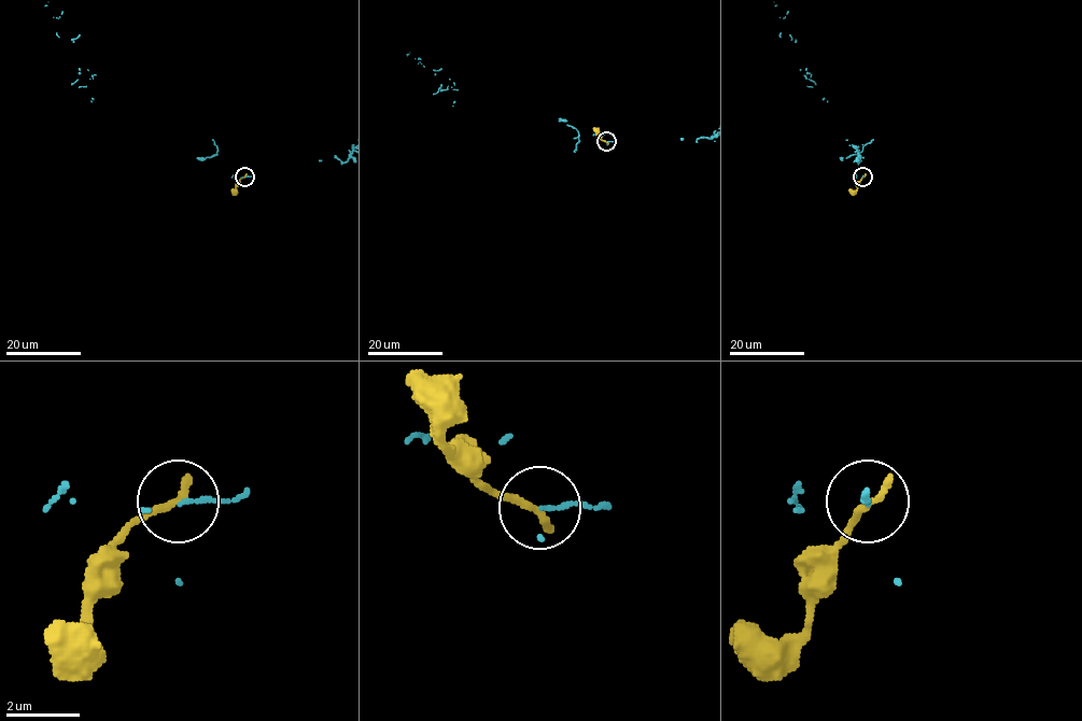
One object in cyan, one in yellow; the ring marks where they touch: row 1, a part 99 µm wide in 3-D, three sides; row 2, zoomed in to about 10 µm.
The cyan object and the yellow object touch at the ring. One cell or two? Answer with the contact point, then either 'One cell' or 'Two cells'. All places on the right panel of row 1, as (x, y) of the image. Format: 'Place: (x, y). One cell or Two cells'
Place: (862, 177). Two cells

